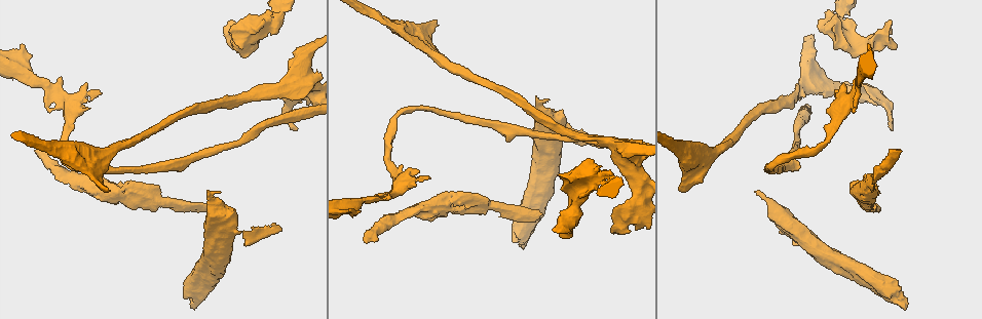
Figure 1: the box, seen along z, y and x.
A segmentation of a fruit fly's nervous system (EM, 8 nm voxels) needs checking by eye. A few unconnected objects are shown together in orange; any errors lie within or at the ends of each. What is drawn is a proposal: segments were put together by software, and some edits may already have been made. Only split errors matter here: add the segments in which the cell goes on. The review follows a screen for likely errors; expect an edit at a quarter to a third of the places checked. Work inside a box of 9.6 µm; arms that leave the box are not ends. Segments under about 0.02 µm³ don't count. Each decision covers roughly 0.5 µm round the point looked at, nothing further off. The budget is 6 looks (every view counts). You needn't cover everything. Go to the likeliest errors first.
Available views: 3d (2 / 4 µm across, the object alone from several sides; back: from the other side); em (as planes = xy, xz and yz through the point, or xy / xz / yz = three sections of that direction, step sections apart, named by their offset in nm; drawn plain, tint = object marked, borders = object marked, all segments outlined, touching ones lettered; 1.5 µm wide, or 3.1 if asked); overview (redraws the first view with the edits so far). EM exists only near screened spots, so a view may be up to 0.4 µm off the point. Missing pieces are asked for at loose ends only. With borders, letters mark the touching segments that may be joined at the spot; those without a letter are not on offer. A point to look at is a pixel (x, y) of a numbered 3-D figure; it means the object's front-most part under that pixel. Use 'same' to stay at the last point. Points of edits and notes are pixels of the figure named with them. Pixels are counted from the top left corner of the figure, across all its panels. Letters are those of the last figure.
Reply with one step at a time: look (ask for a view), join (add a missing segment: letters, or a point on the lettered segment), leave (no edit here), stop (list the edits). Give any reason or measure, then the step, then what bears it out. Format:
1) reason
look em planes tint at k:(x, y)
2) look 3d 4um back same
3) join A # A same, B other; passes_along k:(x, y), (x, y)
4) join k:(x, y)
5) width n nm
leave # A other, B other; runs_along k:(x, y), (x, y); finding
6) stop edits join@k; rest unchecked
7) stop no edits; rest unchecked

an open end
look em xy step 8 borders at 1:(538, 215)

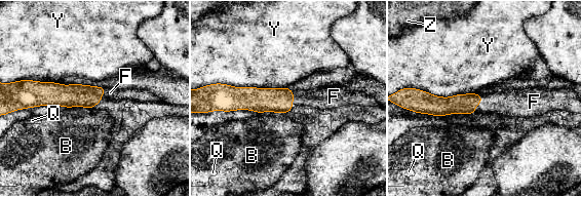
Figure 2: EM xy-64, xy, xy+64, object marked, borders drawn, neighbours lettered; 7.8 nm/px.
join F # B other, F same, Q other, Y other, Z other; passes_along 2:(462, 104), (479, 104), (511, 103); the cell continues

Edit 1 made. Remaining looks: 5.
see it whole again
look overview

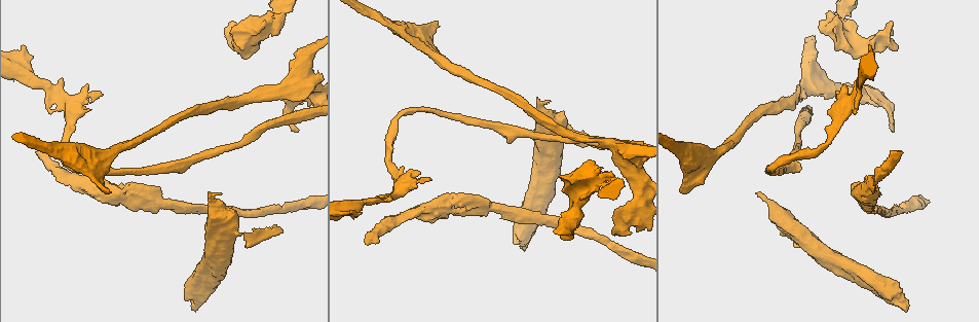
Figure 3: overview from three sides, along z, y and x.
branch stops here
look 3d 4um back at 3:(231, 22)

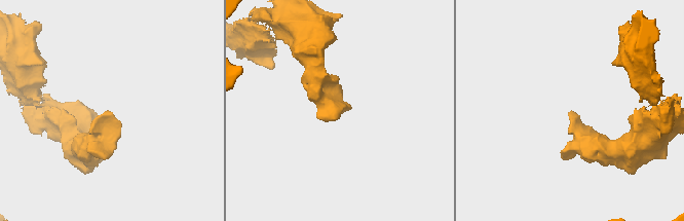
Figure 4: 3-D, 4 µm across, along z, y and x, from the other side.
now the EM
look em planes borders at 4:(112, 114)

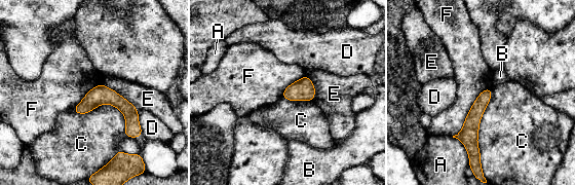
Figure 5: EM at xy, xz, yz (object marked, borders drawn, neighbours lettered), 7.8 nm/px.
leave # A other, B other, C other, D other, E other, F other; border 5:(491, 87), (452, 136); no lettered segment goes on from it

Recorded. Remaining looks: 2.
stops while still wide
look 3d 2um at 3:(355, 211)

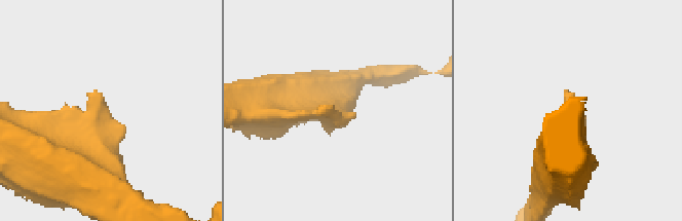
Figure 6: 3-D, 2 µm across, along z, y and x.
shape alone is not enough
look em planes borders at 6:(107, 108)

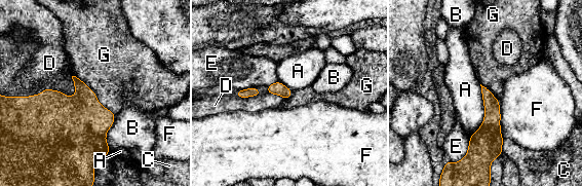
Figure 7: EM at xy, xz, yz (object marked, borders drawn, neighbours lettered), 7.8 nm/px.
longest_contact G 440 nm
leave # A other, B other, C other, D other, E other, F other, G other; border 7:(74, 75), (114, 115); none of them fits

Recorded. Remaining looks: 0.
stop edits join@2; rest unchecked

